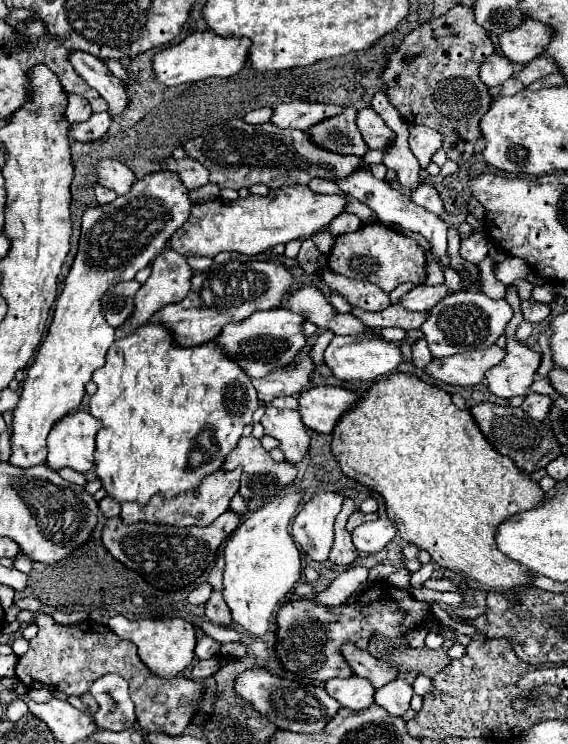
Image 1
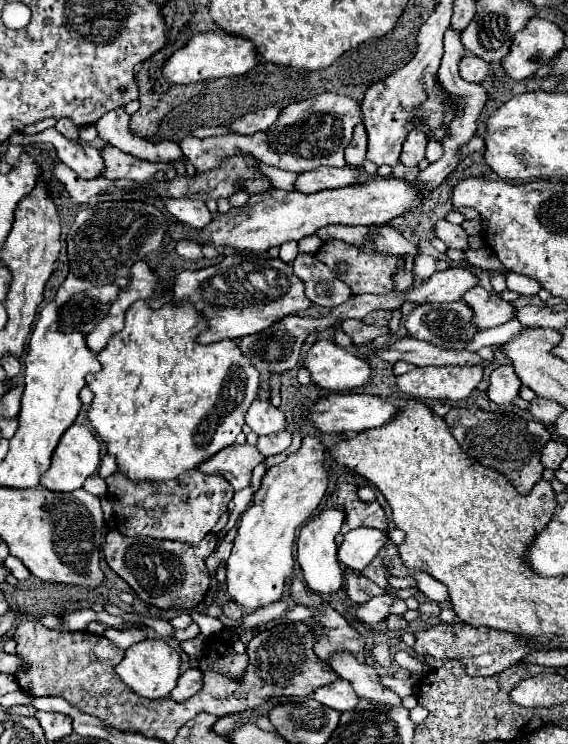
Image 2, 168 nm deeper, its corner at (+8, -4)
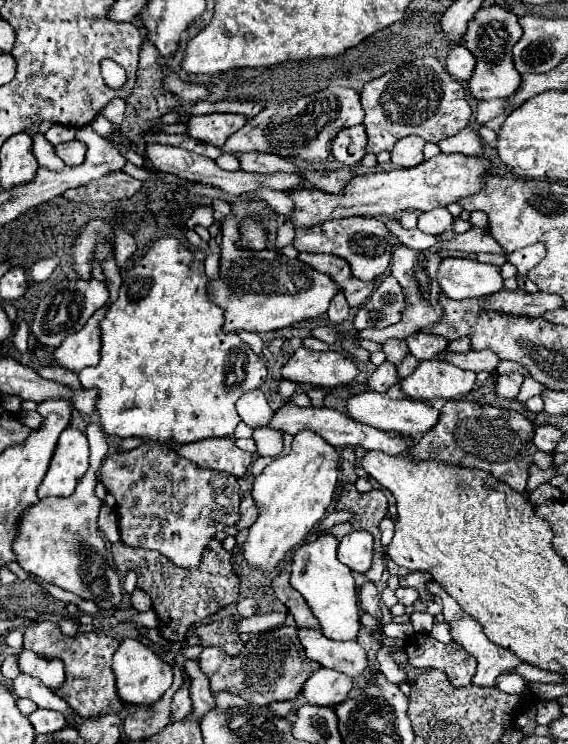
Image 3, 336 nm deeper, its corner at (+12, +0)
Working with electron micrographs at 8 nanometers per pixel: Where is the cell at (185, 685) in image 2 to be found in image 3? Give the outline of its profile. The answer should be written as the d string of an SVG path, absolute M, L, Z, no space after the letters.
M186 677L180 685L180 689L172 697L172 713L176 721L182 721L192 709L192 699L190 699L190 677Z

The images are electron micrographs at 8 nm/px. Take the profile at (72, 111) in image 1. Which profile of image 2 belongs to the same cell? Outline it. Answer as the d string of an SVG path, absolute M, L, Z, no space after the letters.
M58 119L58 123L56 123L56 131L62 133L66 139L72 139L72 141L78 139L78 127L76 127L70 119Z

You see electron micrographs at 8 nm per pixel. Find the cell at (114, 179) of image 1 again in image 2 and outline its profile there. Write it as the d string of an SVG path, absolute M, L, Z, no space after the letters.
M46 129L38 135L30 135L30 141L32 145L52 145L58 151L58 157L84 179L96 179L104 171L104 163L98 149L86 143L68 141L56 129Z

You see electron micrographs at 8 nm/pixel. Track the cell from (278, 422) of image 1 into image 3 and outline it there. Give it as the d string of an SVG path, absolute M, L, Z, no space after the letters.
M258 389L258 391L250 391L250 393L244 393L238 403L236 403L236 409L238 409L238 415L240 419L252 427L252 429L258 429L258 427L266 427L270 423L270 419L274 417L274 409L270 407L266 395Z

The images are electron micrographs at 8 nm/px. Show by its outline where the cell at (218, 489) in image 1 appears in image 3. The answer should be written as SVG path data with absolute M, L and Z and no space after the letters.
M150 443L140 445L132 451L112 453L100 467L100 481L116 499L120 539L130 547L160 551L180 567L196 567L200 563L204 547L208 545L208 539L238 521L240 495L234 475L196 467L194 463L188 463L186 459L176 455L176 451L172 451L170 447L156 447L156 443Z

